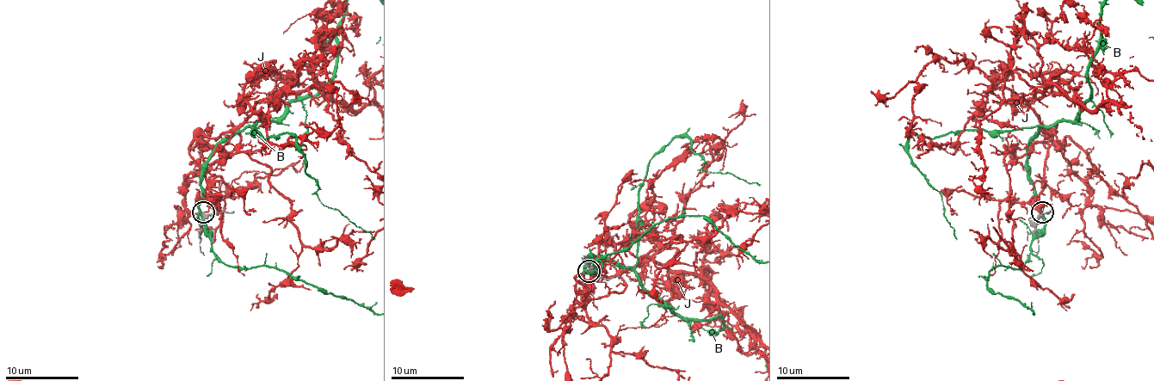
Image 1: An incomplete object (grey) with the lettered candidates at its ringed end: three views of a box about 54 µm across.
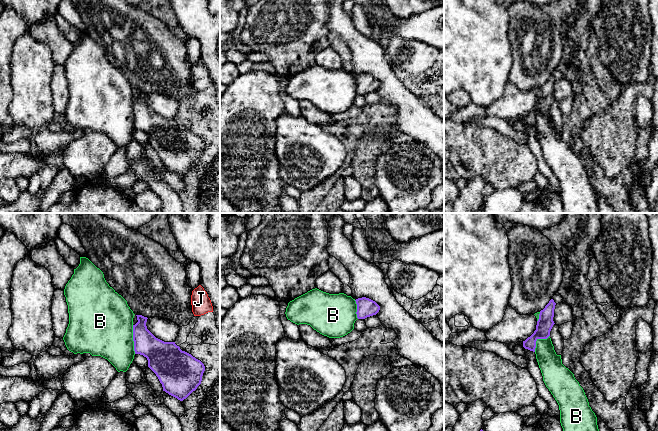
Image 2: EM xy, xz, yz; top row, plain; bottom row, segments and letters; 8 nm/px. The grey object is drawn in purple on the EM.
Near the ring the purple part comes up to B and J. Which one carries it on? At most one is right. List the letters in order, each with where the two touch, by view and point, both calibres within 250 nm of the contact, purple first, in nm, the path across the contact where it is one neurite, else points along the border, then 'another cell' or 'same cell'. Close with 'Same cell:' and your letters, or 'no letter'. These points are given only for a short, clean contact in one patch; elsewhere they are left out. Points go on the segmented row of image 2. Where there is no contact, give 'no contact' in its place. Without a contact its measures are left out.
B: contact xy (133, 339); calibres 220 and 460 nm; border xy (132, 325), (133, 350), (135, 353); another cell
J: no contact; another cell
Same cell: no letter

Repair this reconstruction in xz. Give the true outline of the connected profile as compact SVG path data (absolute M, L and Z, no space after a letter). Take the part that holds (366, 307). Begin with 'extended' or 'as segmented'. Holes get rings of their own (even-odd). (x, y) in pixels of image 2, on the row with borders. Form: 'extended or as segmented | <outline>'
as segmented | M362 297L355 300L357 304L357 318L358 319L365 319L367 317L376 315L379 310L380 306L373 300Z

